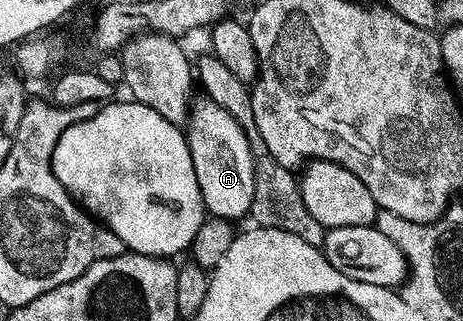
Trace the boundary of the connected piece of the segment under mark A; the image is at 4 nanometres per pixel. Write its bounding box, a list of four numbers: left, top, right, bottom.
[186,94,254,222]

